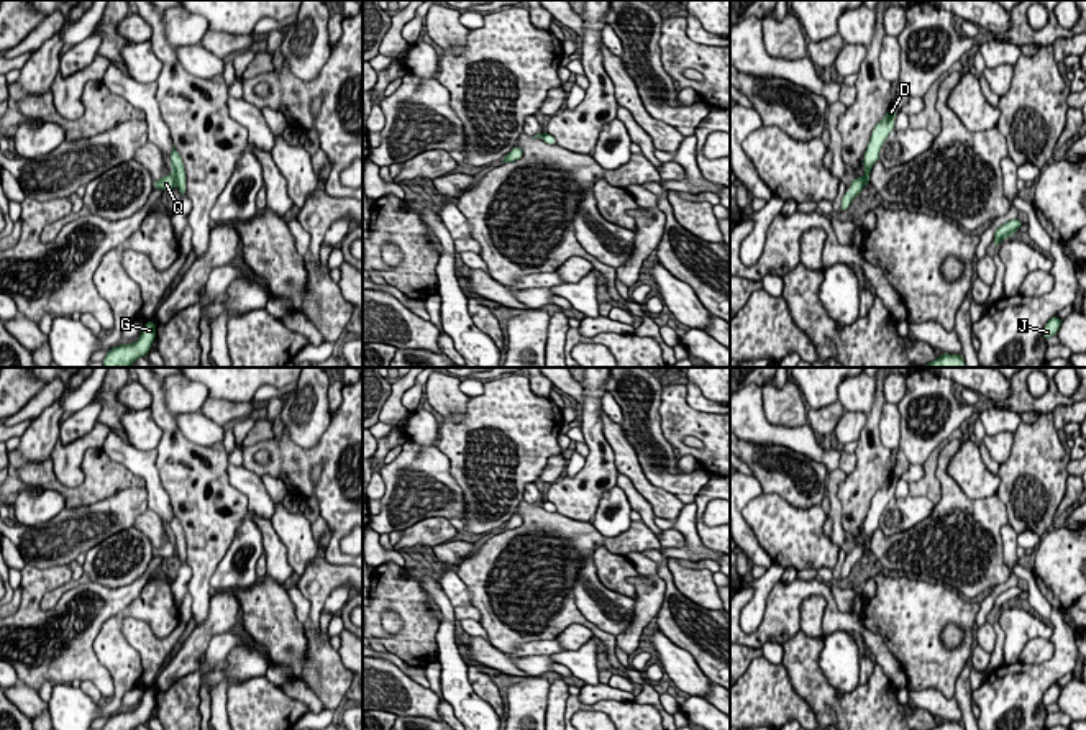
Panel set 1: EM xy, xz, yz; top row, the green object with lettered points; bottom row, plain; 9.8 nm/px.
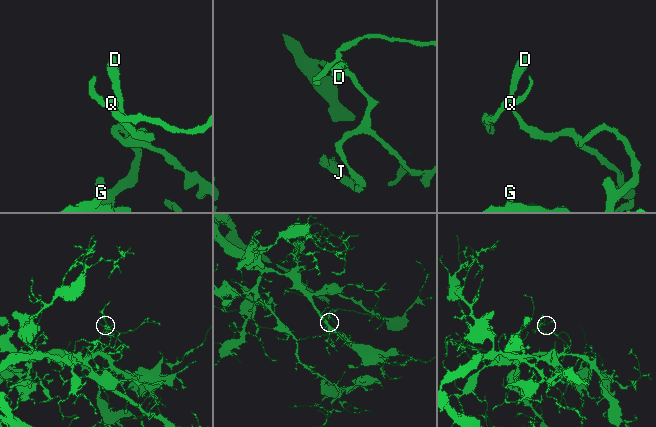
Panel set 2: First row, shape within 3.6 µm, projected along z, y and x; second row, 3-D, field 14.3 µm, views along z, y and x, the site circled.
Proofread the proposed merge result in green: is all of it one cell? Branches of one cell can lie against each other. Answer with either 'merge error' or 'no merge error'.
merge error

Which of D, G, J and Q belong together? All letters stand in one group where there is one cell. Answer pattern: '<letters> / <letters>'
D G J / Q

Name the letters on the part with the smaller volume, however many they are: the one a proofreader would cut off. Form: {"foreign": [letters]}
{"foreign": ["Q"]}

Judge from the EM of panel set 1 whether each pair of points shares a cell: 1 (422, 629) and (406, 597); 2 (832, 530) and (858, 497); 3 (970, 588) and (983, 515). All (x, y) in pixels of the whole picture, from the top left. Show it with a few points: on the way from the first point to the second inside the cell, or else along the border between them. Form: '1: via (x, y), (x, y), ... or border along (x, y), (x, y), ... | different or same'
1: via (419, 620), (414, 606) | same
2: border along (842, 479), (839, 502), (840, 525), (845, 532) | different
3: via (985, 573), (996, 545), (993, 533) | same

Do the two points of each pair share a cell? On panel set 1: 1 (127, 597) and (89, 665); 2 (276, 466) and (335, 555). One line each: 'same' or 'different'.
1: same
2: same

